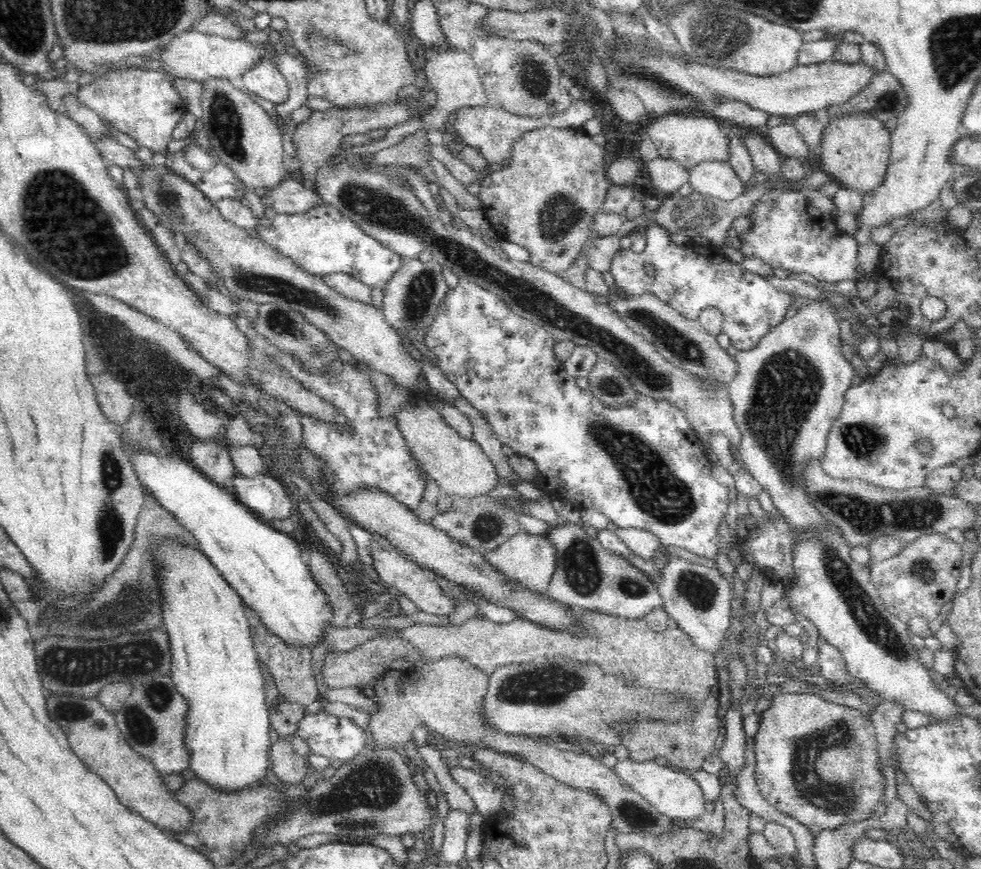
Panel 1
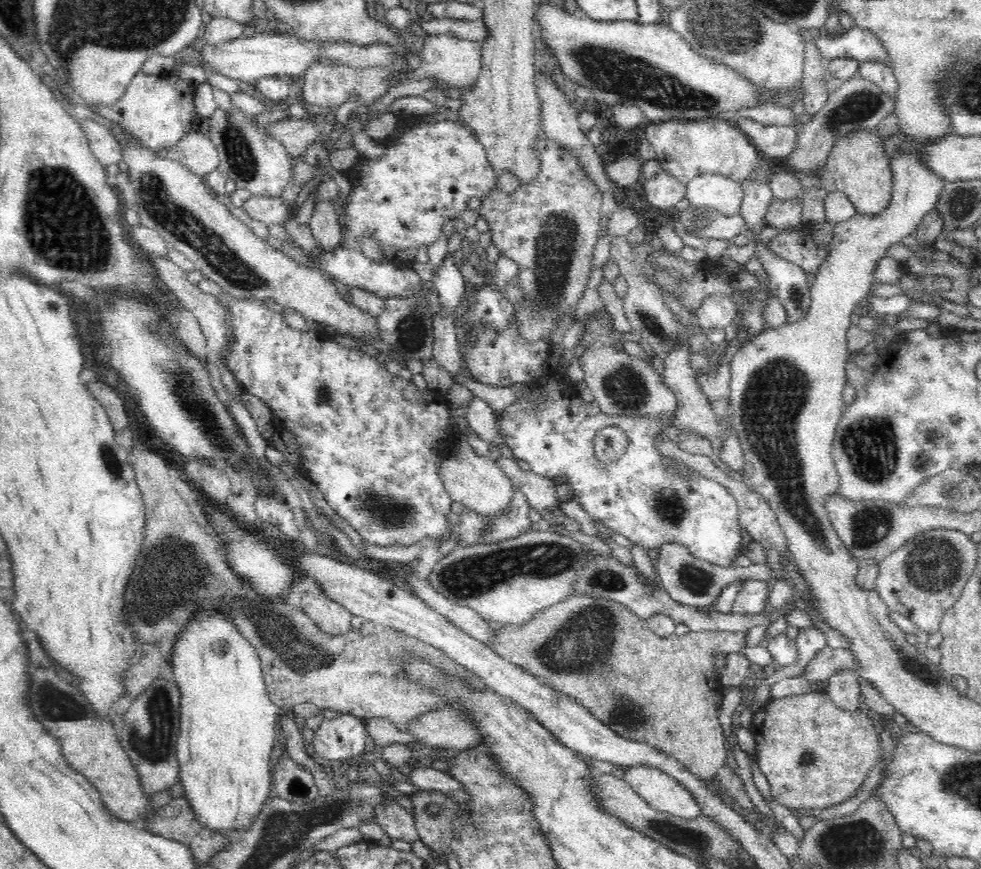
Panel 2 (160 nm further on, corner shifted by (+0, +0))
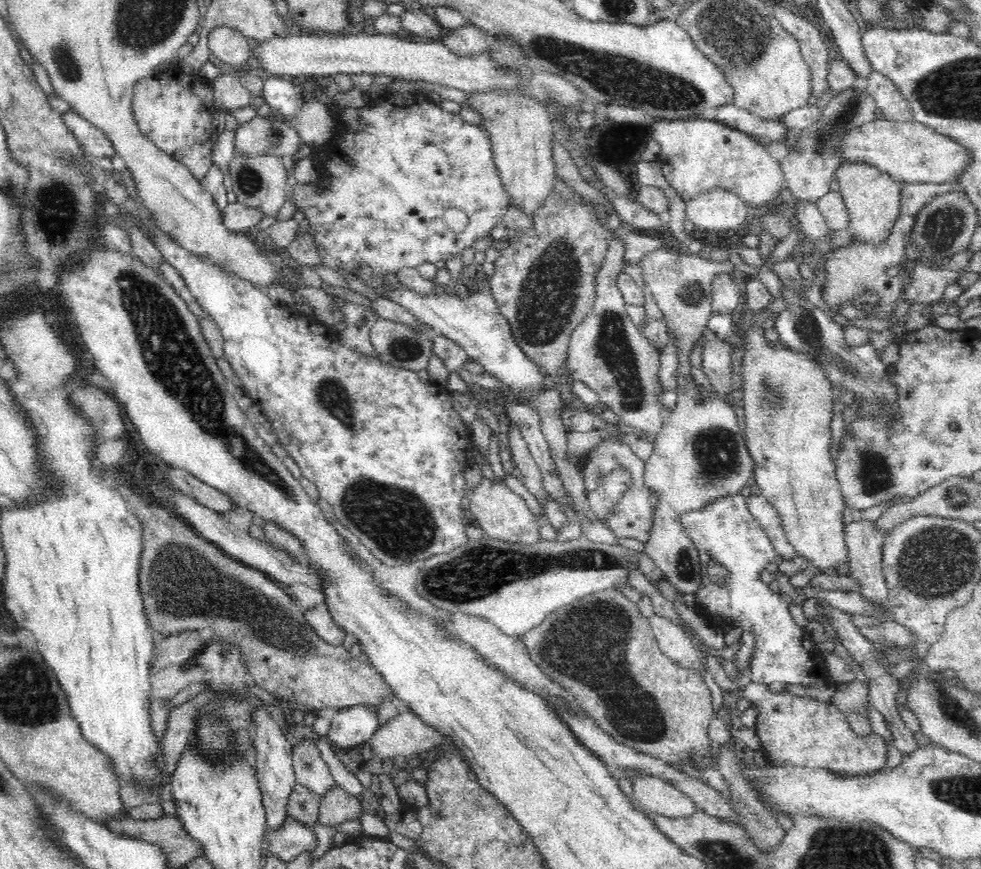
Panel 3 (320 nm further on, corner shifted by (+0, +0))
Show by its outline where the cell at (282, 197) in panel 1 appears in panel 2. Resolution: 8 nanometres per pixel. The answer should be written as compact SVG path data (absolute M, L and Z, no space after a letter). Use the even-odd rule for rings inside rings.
M250 196L242 206L250 218L260 220L264 224L283 223L292 216L293 206L287 206L281 196Z

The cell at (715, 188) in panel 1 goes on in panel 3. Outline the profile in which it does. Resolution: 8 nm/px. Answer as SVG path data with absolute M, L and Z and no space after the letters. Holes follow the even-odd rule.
M716 188L702 192L686 203L685 216L694 224L695 229L728 236L740 224L746 224L750 220L751 211L747 207L735 192Z

